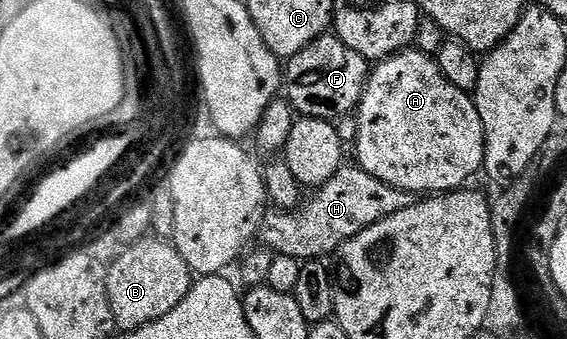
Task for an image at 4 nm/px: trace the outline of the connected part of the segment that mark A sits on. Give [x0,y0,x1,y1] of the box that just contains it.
[355,47,484,195]

